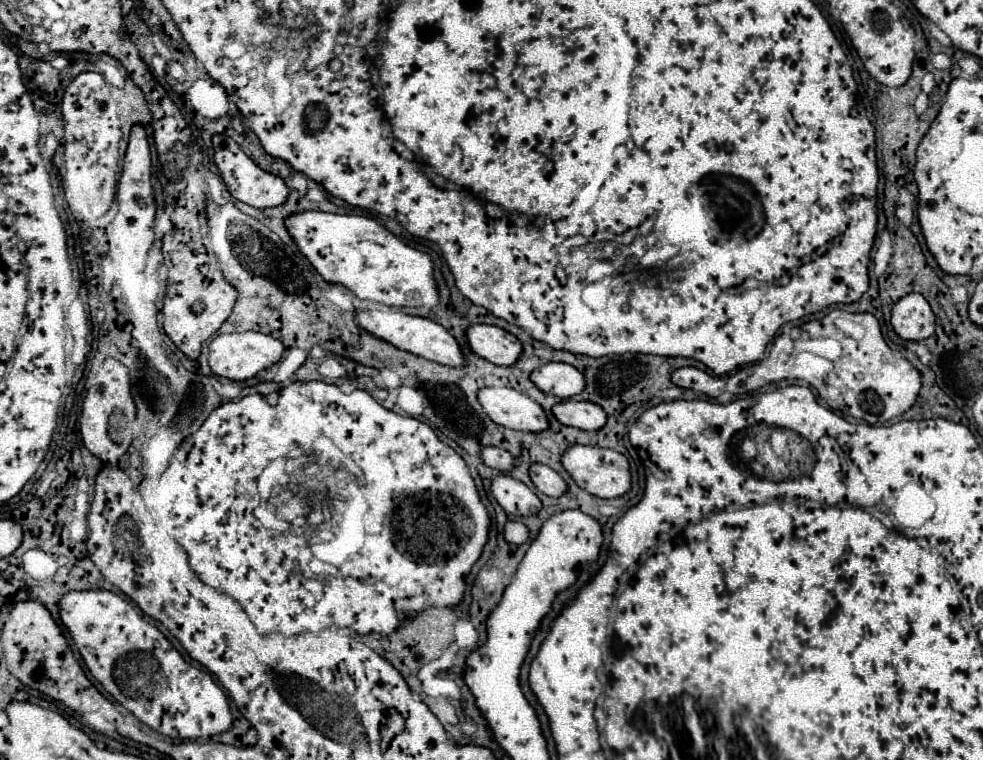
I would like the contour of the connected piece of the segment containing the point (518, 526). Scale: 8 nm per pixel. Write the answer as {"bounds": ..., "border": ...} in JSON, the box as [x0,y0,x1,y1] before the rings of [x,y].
{"bounds":[504,521,528,545],"border":[[[508,521],[506,527],[504,527],[504,539],[506,539],[508,543],[516,543],[516,545],[524,543],[524,541],[528,539],[528,529],[526,529],[526,525],[520,523],[520,521]]]}

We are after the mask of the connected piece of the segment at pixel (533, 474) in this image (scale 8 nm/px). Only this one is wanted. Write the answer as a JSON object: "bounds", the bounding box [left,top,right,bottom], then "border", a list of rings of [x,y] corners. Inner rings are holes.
{"bounds":[530,463,566,497],"border":[[[534,463],[530,465],[530,479],[532,483],[536,485],[536,489],[548,497],[560,497],[564,491],[566,491],[566,483],[564,479],[554,471],[550,469],[548,465],[540,465],[540,463]]]}

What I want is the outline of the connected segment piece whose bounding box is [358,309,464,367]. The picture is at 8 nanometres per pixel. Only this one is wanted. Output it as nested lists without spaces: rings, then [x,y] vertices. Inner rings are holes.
[[[384,309],[384,311],[360,311],[358,313],[358,325],[362,329],[366,329],[370,335],[388,341],[390,345],[420,355],[424,359],[436,361],[440,365],[450,365],[450,367],[462,367],[464,365],[464,357],[460,351],[460,345],[456,343],[456,339],[436,321],[428,319],[428,317],[416,317],[416,315],[408,315],[402,313],[400,309]]]

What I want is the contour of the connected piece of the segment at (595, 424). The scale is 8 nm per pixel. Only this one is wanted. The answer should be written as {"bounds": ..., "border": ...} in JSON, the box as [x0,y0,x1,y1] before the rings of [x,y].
{"bounds":[552,399,606,431],"border":[[[564,399],[552,409],[554,417],[570,427],[578,427],[584,431],[596,431],[606,423],[606,413],[600,405],[590,401],[570,401]]]}

